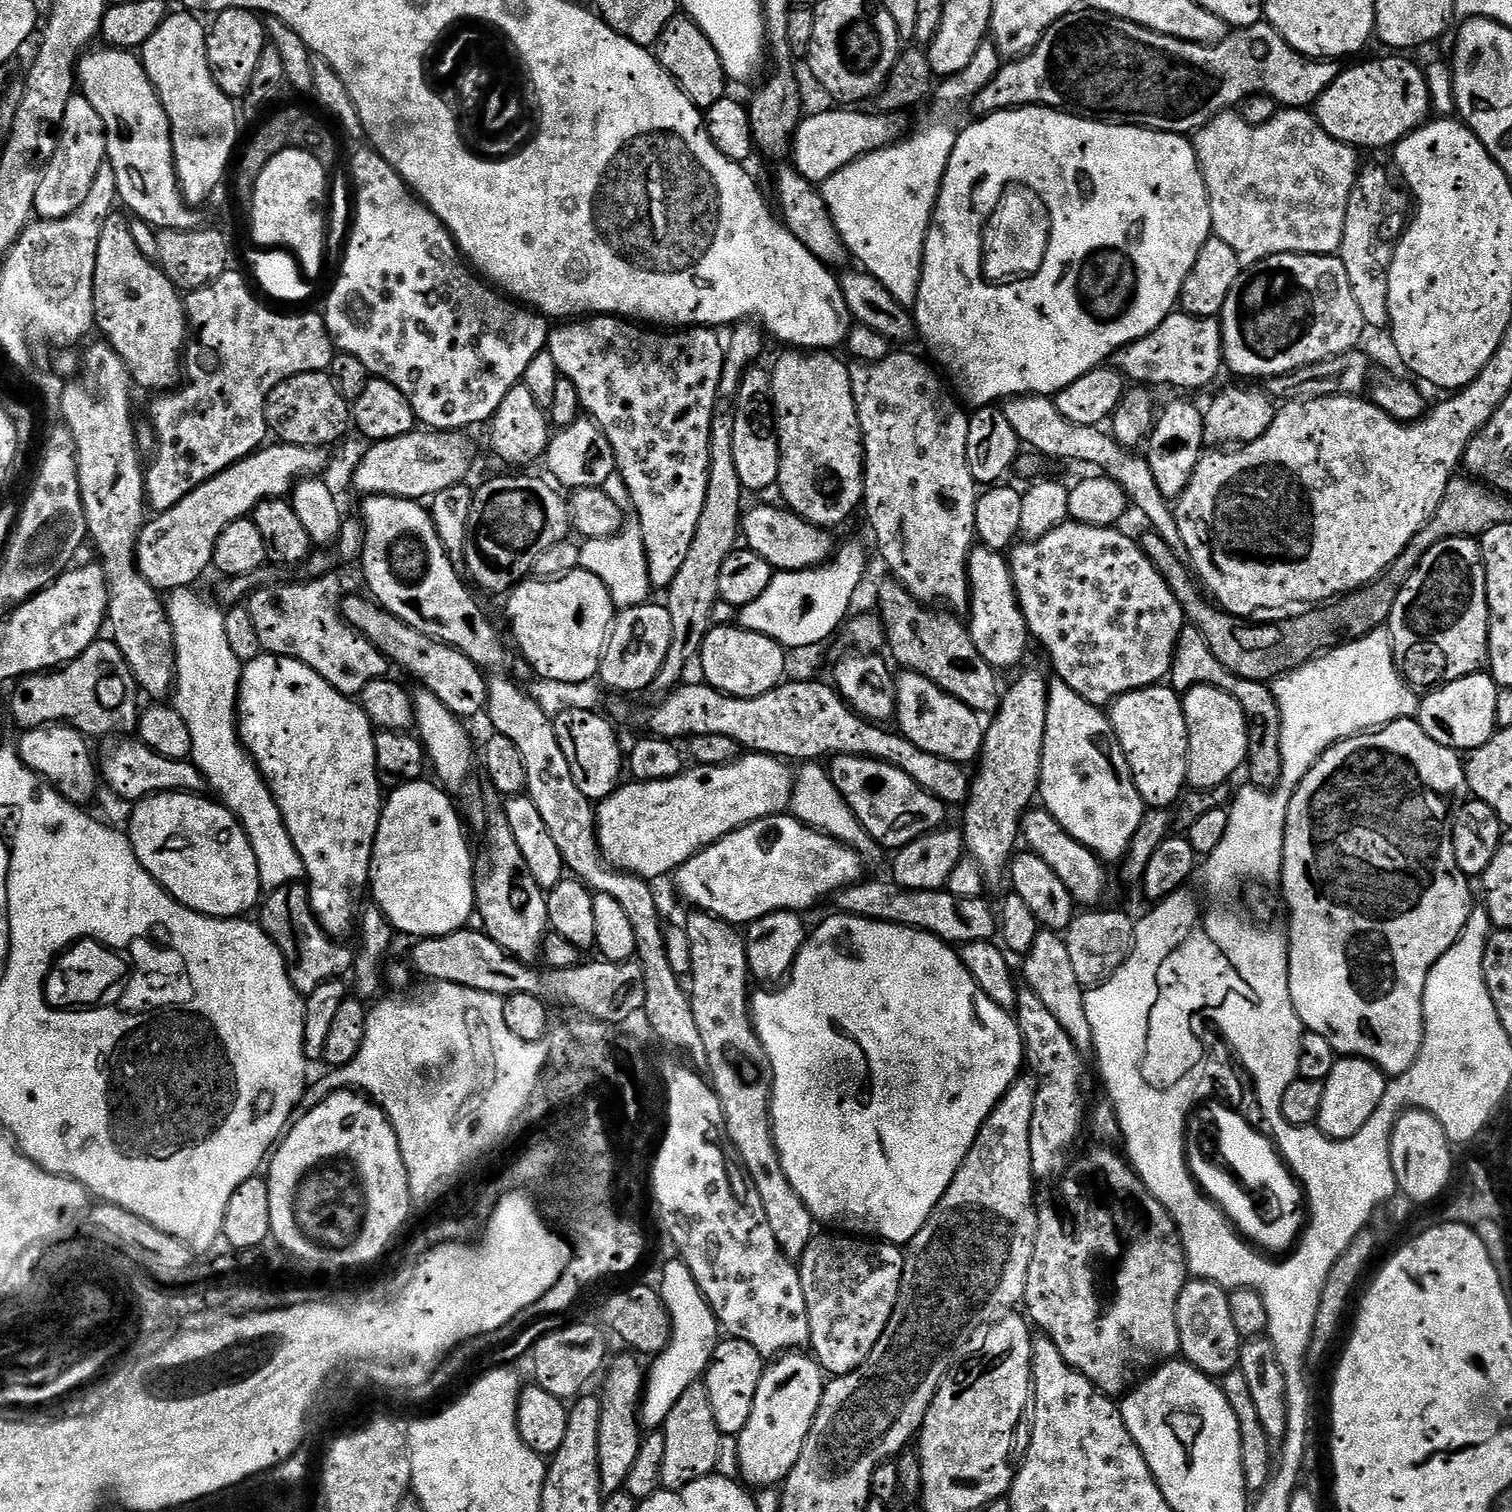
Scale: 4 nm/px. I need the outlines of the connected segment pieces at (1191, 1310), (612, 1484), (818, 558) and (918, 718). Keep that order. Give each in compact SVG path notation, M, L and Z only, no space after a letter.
M1207 1280L1187 1281L1176 1296L1176 1334L1175 1347L1180 1347L1183 1363L1204 1373L1209 1378L1223 1378L1237 1367L1240 1358L1242 1337L1236 1328L1234 1314L1230 1310L1227 1293L1215 1290L1216 1286Z
M616 1356L613 1360L611 1357L610 1363L603 1373L605 1376L604 1392L602 1391L600 1402L601 1430L598 1477L601 1493L605 1497L613 1496L627 1485L630 1470L634 1470L634 1462L641 1459L642 1441L640 1441L640 1428L636 1425L635 1408L636 1404L638 1408L642 1396L642 1368L640 1372L635 1360L637 1357L632 1356Z
M760 504L740 517L739 535L746 543L747 551L762 558L773 568L782 572L800 572L804 568L817 567L829 559L834 552L834 543L827 531L817 528L809 520L802 519L787 507L771 508Z
M907 670L897 671L894 682L896 692L896 708L894 704L894 720L898 722L901 737L909 741L915 748L965 762L976 752L976 738L972 736L972 726L977 715L964 703L945 695L936 684L924 676Z

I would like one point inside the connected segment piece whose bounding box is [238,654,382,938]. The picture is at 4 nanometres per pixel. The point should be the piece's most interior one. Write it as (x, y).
(291, 722)

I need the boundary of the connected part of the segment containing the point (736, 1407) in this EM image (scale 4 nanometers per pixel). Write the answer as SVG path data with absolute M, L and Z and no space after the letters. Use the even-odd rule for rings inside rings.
M724 1338L717 1343L710 1356L704 1384L708 1389L708 1400L712 1406L712 1417L718 1430L728 1438L739 1435L750 1418L750 1410L754 1402L756 1387L760 1381L762 1371L762 1357L754 1346L741 1340Z

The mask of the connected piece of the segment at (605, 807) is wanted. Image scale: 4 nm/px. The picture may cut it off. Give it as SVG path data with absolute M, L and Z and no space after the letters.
M744 754L744 757L733 758L727 764L715 764L714 766L689 767L682 770L677 776L672 776L668 780L645 780L643 782L631 782L625 786L617 787L616 791L610 796L605 796L598 804L598 843L601 853L609 865L613 869L627 872L633 876L641 878L653 878L652 876L660 876L663 872L671 873L674 866L688 859L693 852L710 844L713 840L719 839L727 832L732 832L735 828L741 828L743 824L750 823L751 820L761 820L763 816L775 815L778 805L780 804L781 794L786 790L786 768L785 761L775 756L761 756L759 754Z

